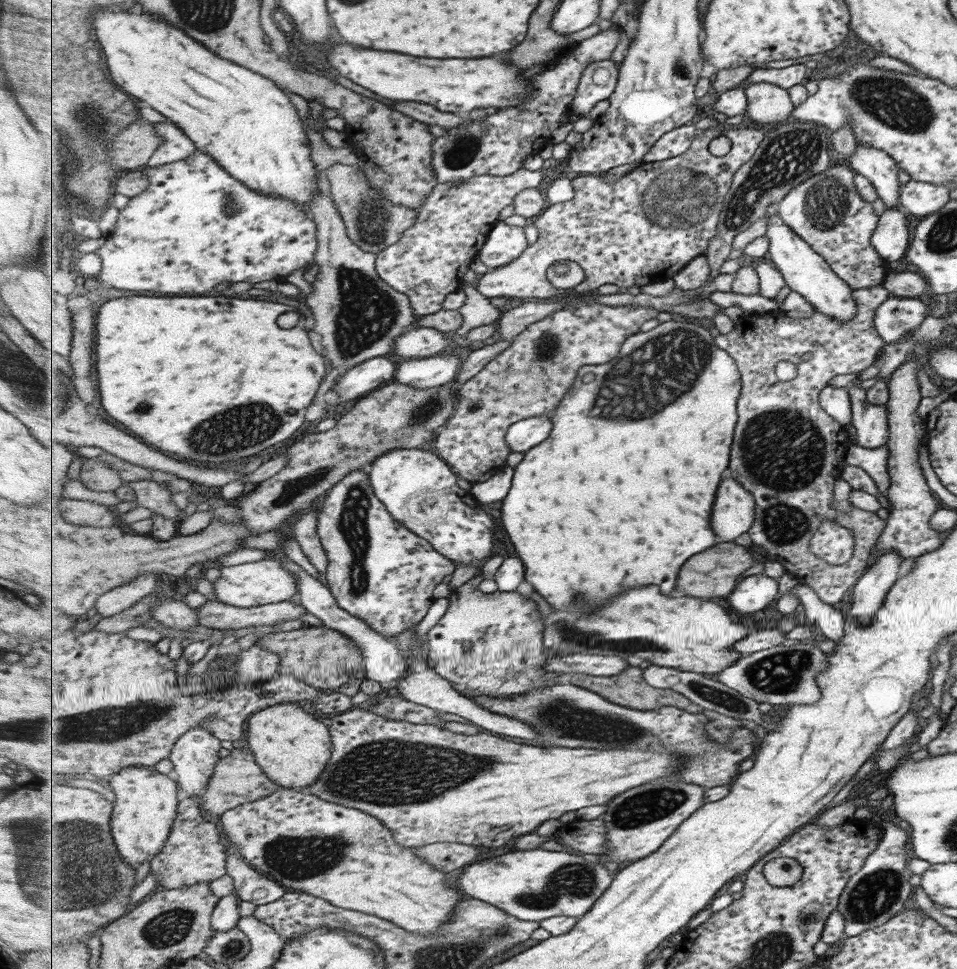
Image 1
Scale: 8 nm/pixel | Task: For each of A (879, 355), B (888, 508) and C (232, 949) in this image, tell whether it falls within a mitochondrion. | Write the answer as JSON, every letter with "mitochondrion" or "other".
{"A":"other","B":"other","C":"mitochondrion"}

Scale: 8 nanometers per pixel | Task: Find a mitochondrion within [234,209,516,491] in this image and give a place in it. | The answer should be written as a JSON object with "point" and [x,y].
{"point":[367,313]}

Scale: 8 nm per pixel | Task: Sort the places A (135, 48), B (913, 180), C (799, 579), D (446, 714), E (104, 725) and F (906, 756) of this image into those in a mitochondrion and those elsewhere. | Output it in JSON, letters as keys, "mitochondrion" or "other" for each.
{"A":"other","B":"other","C":"other","D":"other","E":"mitochondrion","F":"other"}

